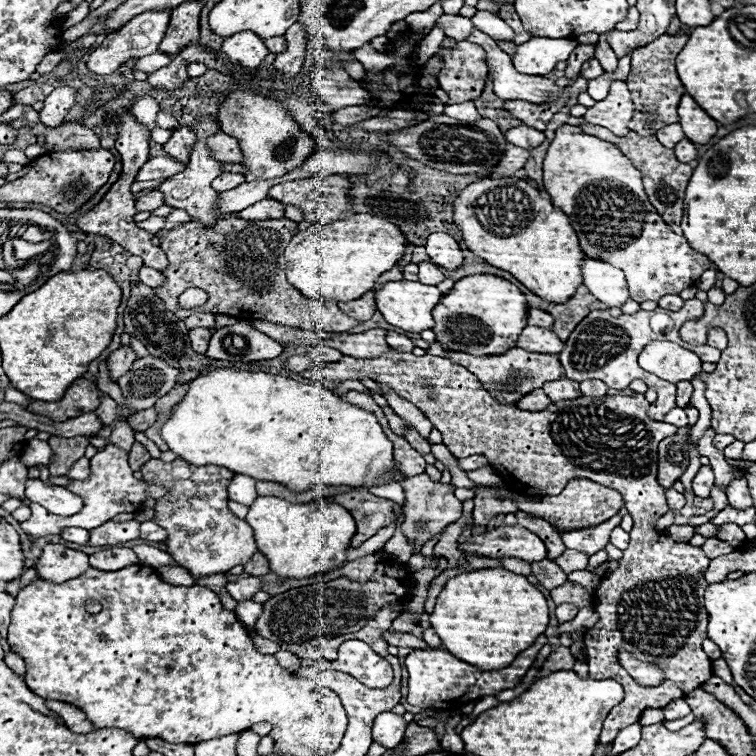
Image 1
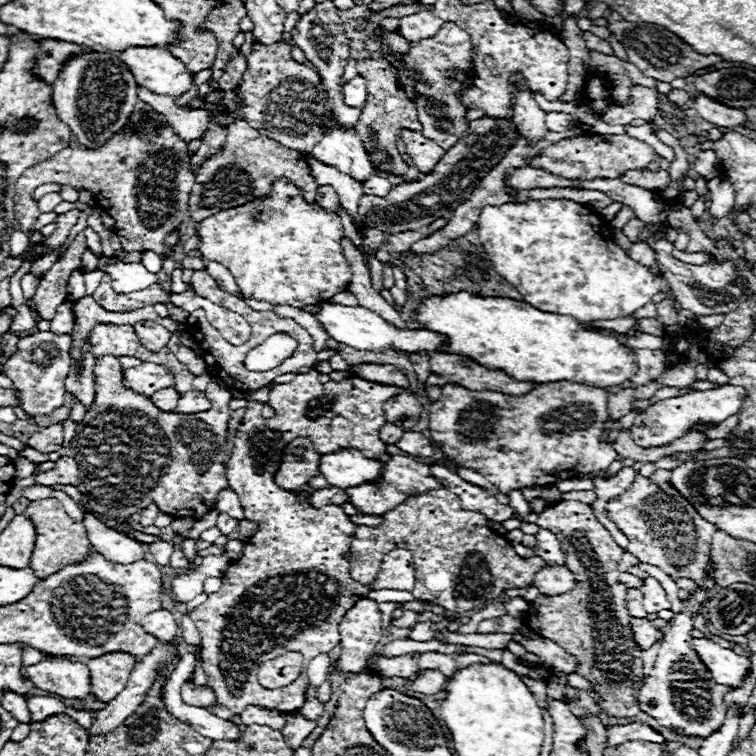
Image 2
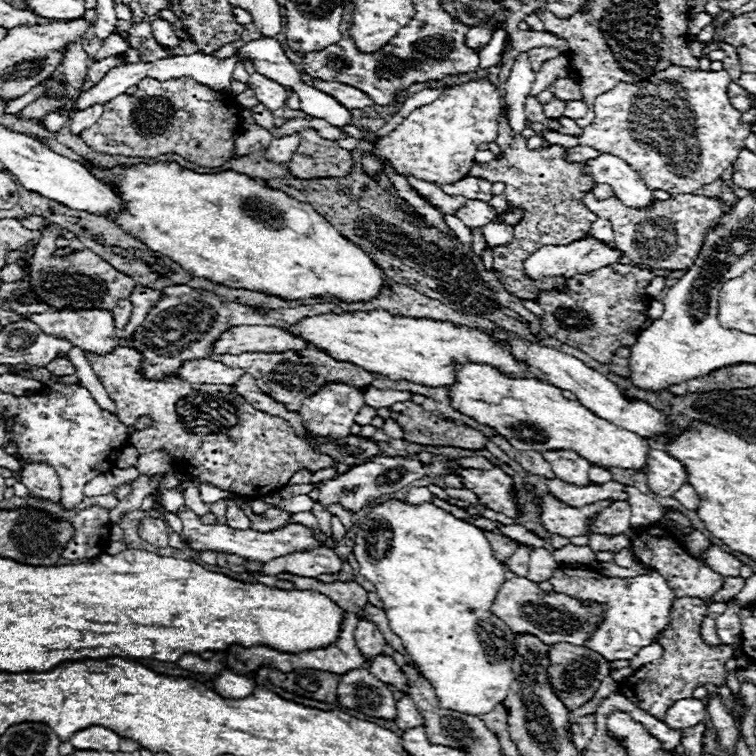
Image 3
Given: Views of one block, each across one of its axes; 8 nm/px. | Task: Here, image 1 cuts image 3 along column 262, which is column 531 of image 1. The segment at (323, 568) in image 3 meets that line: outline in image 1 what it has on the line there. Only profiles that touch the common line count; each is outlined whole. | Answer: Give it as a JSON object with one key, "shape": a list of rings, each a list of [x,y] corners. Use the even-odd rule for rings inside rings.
{"shape":[[[502,558],[502,566],[504,566],[506,570],[510,570],[510,572],[524,574],[524,576],[528,576],[528,574],[532,572],[530,564],[524,562],[524,560],[520,560],[520,558]]]}

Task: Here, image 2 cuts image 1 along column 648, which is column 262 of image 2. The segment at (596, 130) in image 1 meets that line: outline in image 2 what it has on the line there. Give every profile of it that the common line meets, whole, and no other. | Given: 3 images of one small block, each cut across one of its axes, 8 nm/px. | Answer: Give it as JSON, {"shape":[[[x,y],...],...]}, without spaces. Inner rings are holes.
{"shape":[[[238,120],[230,124],[228,138],[224,142],[224,152],[214,154],[204,162],[198,170],[196,184],[190,192],[188,210],[194,222],[200,222],[218,210],[228,210],[252,202],[256,198],[264,198],[272,192],[272,184],[278,178],[288,178],[304,192],[304,200],[310,204],[316,203],[318,184],[310,174],[310,166],[304,160],[304,154],[284,148],[280,142],[262,136],[258,130],[250,128],[246,122]]]}

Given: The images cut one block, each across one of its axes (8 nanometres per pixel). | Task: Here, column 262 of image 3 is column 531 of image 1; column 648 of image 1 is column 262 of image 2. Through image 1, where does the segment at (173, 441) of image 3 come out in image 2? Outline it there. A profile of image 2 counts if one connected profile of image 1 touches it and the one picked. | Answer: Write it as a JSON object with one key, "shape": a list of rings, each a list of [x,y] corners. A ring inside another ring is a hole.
{"shape":[[[312,370],[308,374],[296,376],[288,384],[276,386],[270,392],[268,404],[276,408],[274,418],[264,420],[260,416],[260,410],[264,406],[262,402],[248,402],[242,424],[238,426],[238,434],[234,436],[232,456],[226,462],[226,476],[228,476],[230,488],[240,498],[244,516],[258,524],[258,532],[246,540],[244,556],[234,560],[226,568],[222,576],[222,588],[210,594],[204,604],[200,604],[196,610],[190,612],[190,618],[194,620],[202,636],[200,668],[208,678],[206,684],[214,688],[216,702],[226,706],[234,714],[240,714],[246,706],[260,706],[266,710],[280,710],[280,712],[298,710],[304,704],[304,692],[306,692],[304,682],[308,682],[308,678],[300,676],[300,680],[288,684],[288,688],[282,688],[282,690],[266,690],[256,680],[256,668],[264,660],[276,658],[284,652],[304,654],[304,666],[306,666],[308,660],[312,660],[318,654],[328,654],[340,642],[338,624],[342,616],[370,590],[408,590],[408,592],[414,590],[416,576],[414,576],[412,554],[408,550],[392,550],[386,554],[380,566],[380,572],[372,584],[356,582],[350,576],[350,540],[356,524],[352,524],[338,506],[312,508],[306,502],[306,498],[290,494],[288,490],[282,490],[274,484],[274,472],[280,464],[278,454],[296,436],[310,436],[316,452],[320,454],[338,452],[340,448],[356,448],[368,458],[382,458],[386,454],[386,446],[378,438],[378,430],[382,428],[382,424],[386,424],[382,406],[388,398],[400,392],[402,388],[386,386],[386,384],[378,384],[362,378],[346,378],[342,382],[330,380],[322,384],[316,378],[316,370]]]}

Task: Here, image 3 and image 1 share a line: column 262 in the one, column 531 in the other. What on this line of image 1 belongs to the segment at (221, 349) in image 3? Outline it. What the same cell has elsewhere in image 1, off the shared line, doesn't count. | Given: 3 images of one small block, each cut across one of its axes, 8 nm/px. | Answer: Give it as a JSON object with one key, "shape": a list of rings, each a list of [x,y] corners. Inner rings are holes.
{"shape":[[[526,326],[516,346],[528,352],[538,352],[538,354],[558,354],[564,348],[564,342],[548,328]]]}

